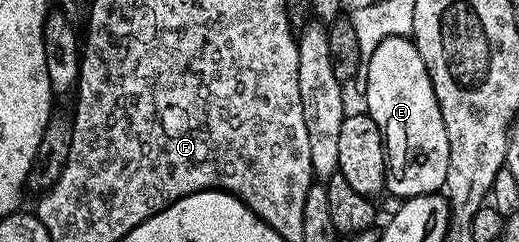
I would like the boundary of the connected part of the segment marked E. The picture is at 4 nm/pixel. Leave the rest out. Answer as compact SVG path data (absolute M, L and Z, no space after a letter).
M390 35L384 41L380 41L380 45L376 45L376 49L369 55L364 63L364 77L366 73L366 107L365 110L376 121L376 125L381 129L386 140L386 186L387 192L391 191L394 195L399 195L399 200L405 201L412 197L420 197L421 195L433 195L441 192L446 186L446 178L448 177L448 133L444 133L444 117L440 113L440 105L436 101L436 93L432 89L432 81L428 69L424 65L424 59L420 57L420 53L416 49L413 38L405 35Z

